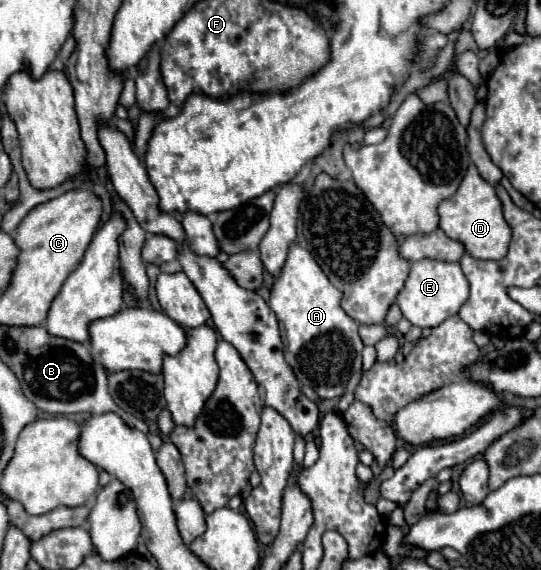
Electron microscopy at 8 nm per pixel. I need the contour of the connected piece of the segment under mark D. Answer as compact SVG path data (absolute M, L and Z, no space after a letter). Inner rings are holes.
M473 164L469 166L459 190L439 204L439 216L439 228L449 238L465 244L469 256L479 260L501 260L501 256L505 256L511 240L511 228L503 218L503 206L495 194L495 186L485 182Z

